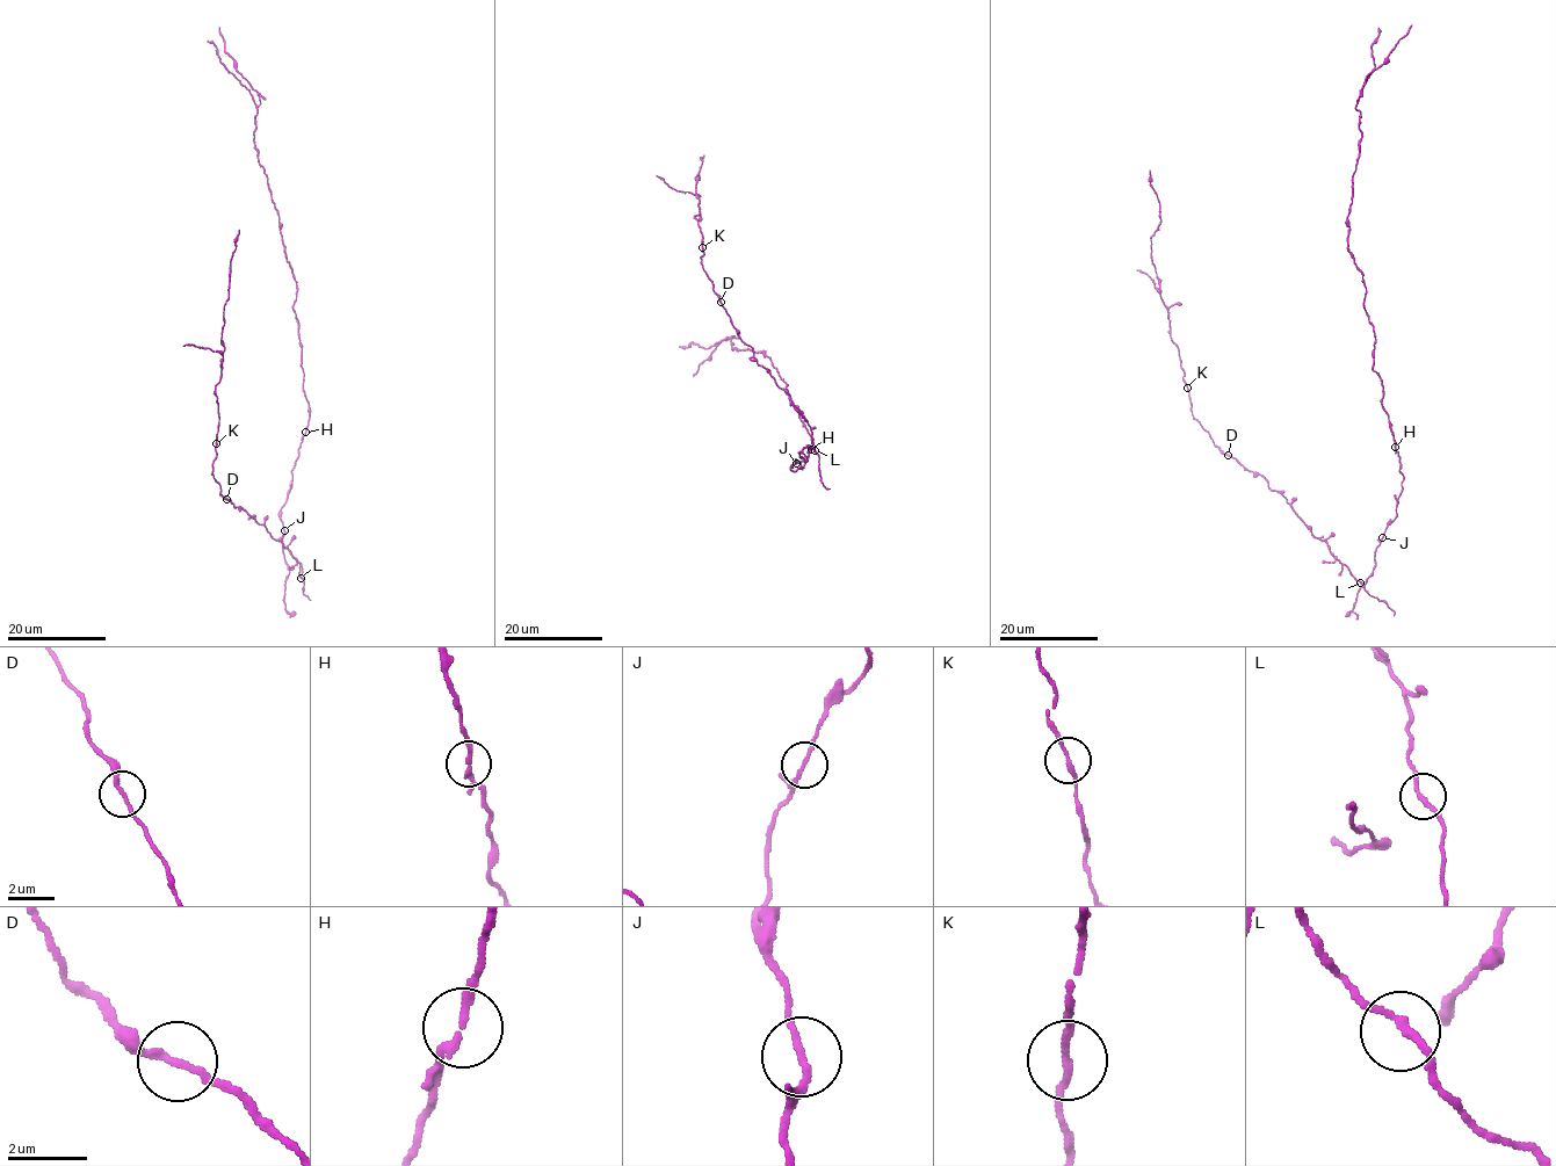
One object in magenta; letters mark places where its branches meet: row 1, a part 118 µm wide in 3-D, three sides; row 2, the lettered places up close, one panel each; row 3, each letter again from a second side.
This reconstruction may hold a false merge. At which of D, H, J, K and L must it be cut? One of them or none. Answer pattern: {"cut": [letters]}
{"cut": []}

